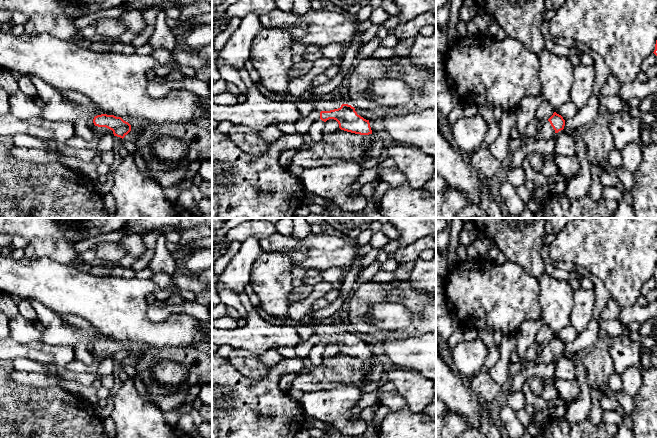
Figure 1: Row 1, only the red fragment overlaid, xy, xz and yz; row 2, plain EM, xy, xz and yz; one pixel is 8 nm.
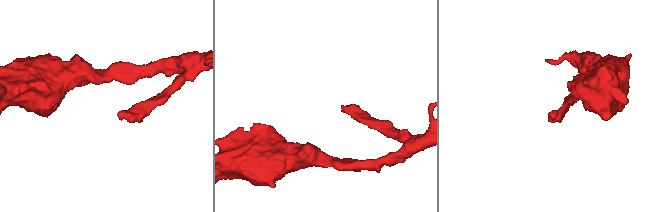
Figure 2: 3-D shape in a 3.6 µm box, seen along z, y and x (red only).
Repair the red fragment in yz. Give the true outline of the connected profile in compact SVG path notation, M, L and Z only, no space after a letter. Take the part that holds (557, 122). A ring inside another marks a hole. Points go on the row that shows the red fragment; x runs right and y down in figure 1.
M556 112L539 126L536 135L531 140L549 140L556 133L563 130L565 126L565 120Z

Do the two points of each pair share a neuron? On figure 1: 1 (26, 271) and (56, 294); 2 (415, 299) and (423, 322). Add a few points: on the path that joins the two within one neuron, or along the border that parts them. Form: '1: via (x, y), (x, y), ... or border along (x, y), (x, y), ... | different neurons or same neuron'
1: via (33, 278), (41, 279), (49, 287) | same neuron
2: via (421, 305), (425, 309), (425, 316) | same neuron

